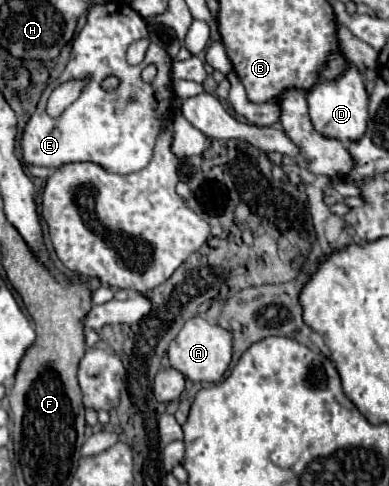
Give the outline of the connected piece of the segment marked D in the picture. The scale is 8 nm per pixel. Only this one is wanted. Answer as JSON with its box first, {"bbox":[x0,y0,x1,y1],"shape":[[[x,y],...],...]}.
{"bbox":[307,62,367,142],"shape":[[[347,62],[347,72],[339,80],[321,82],[307,94],[309,116],[315,130],[321,136],[335,138],[341,142],[357,142],[367,128],[367,92],[361,74],[353,64]]]}

